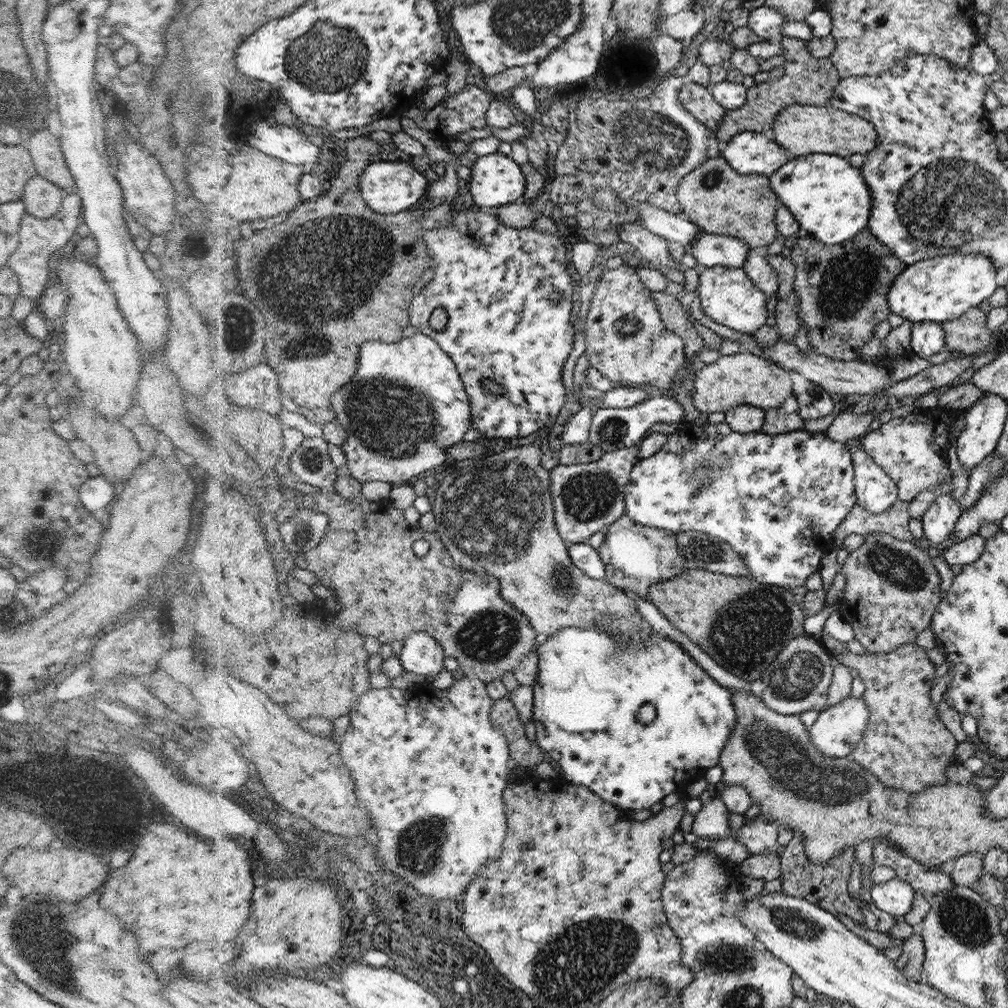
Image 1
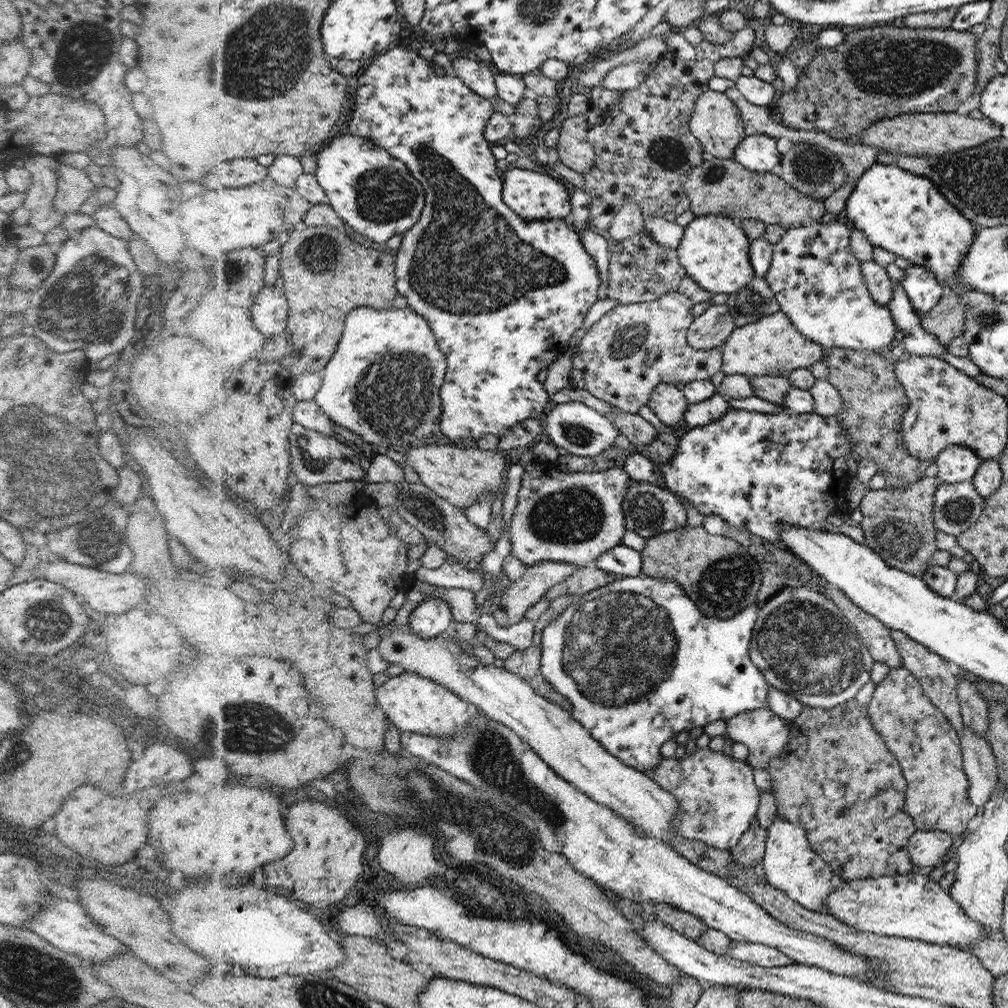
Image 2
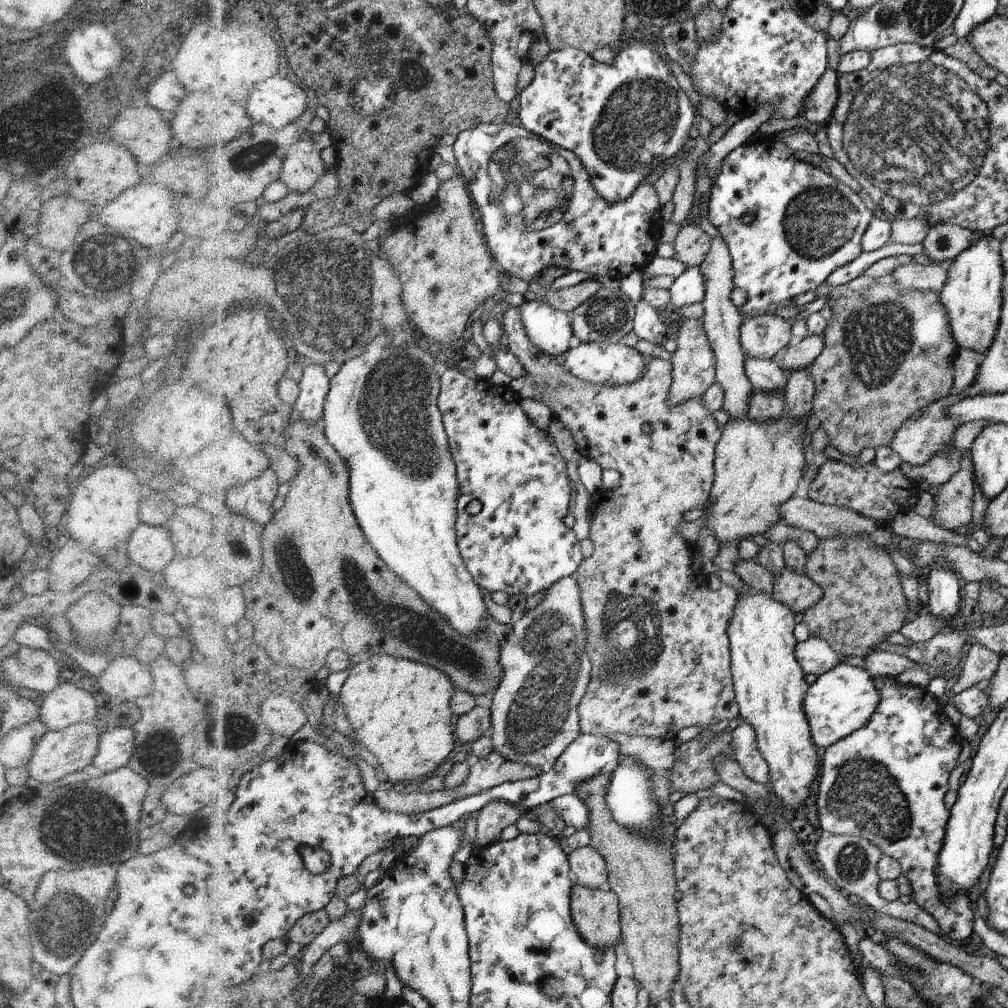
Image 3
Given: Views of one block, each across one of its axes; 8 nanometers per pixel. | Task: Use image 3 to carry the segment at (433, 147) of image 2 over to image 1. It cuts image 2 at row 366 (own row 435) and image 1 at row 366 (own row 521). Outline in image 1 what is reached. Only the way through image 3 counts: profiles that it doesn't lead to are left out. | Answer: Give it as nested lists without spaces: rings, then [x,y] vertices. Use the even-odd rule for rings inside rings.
[[[481,209],[479,212],[474,210],[464,210],[463,212],[452,212],[452,225],[440,225],[436,229],[431,229],[426,233],[426,242],[430,248],[431,254],[435,257],[435,271],[428,277],[426,282],[419,289],[419,293],[410,307],[412,312],[412,325],[418,328],[420,333],[430,335],[432,338],[437,339],[441,343],[444,350],[449,351],[453,355],[454,360],[457,362],[458,369],[462,373],[462,382],[464,383],[465,390],[470,398],[470,409],[473,427],[482,432],[485,438],[493,437],[525,437],[529,434],[537,434],[540,428],[544,426],[550,427],[550,424],[554,424],[554,420],[558,418],[562,406],[568,402],[568,396],[566,396],[566,388],[562,384],[562,368],[566,364],[566,358],[568,354],[572,352],[572,342],[574,342],[574,326],[570,322],[572,318],[572,298],[574,298],[574,280],[566,268],[566,258],[564,258],[564,240],[566,240],[566,250],[568,250],[568,238],[564,234],[544,233],[532,229],[532,227],[518,228],[510,227],[510,225],[504,225],[500,223],[500,219],[494,215],[491,211],[485,211]],[[560,291],[563,293],[563,302],[558,306],[552,304],[550,296],[552,292]],[[438,308],[444,308],[448,314],[448,322],[445,329],[441,331],[434,330],[432,328],[432,322],[430,318],[434,316],[434,312]],[[482,380],[494,380],[498,386],[504,388],[504,393],[492,393],[488,389],[482,386]]]

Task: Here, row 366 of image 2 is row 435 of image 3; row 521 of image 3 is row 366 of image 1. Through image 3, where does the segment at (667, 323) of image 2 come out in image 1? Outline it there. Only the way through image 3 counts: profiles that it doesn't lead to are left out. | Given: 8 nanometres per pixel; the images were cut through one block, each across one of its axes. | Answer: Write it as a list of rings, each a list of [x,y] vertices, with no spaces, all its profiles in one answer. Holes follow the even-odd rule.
[[[627,265],[604,271],[602,280],[596,286],[585,323],[585,354],[589,360],[589,366],[602,373],[602,376],[612,382],[632,382],[632,384],[644,384],[654,388],[670,388],[674,384],[676,372],[686,362],[684,354],[684,340],[680,340],[678,334],[666,330],[666,326],[660,320],[658,310],[654,308],[654,302],[648,300],[651,291],[640,282],[637,269]]]

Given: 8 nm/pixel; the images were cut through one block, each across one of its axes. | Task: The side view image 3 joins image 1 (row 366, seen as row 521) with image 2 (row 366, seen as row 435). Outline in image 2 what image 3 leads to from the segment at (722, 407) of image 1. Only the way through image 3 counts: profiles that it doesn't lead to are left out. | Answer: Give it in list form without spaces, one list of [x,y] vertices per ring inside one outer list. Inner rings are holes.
[[[781,310],[741,327],[736,327],[722,346],[724,361],[721,370],[726,375],[782,375],[796,369],[808,369],[821,360],[826,353],[825,348],[806,338],[793,325],[789,315]]]

